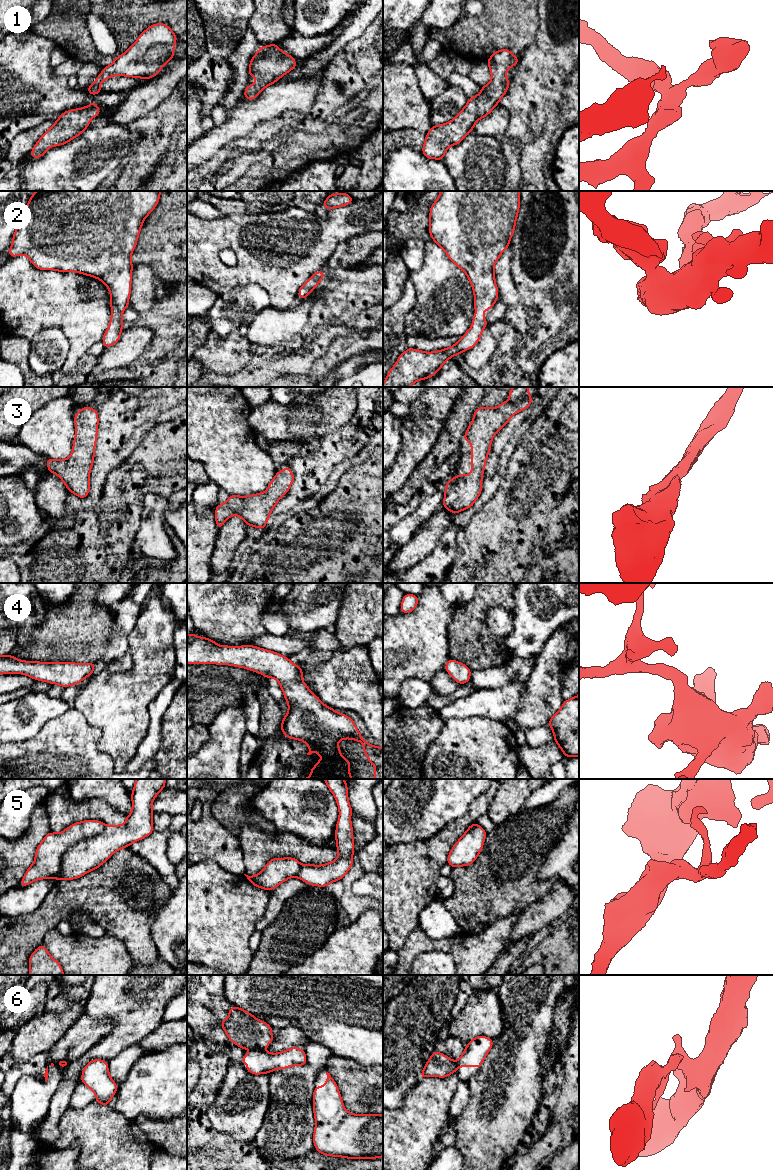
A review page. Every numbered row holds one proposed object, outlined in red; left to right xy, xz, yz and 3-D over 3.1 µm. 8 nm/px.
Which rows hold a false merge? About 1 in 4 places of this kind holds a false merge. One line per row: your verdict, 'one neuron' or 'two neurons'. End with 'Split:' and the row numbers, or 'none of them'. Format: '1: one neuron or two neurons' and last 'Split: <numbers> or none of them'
1: one neuron
2: one neuron
3: one neuron
4: one neuron
5: two neurons
6: two neurons
Split: 5, 6

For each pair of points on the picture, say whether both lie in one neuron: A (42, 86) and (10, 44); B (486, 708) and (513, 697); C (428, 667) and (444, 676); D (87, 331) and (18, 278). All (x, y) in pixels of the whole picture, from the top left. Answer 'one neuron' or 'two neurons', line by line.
A: one neuron
B: one neuron
C: two neurons
D: one neuron

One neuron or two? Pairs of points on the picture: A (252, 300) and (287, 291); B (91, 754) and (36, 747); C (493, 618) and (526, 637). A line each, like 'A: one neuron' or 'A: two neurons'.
A: two neurons
B: one neuron
C: two neurons

